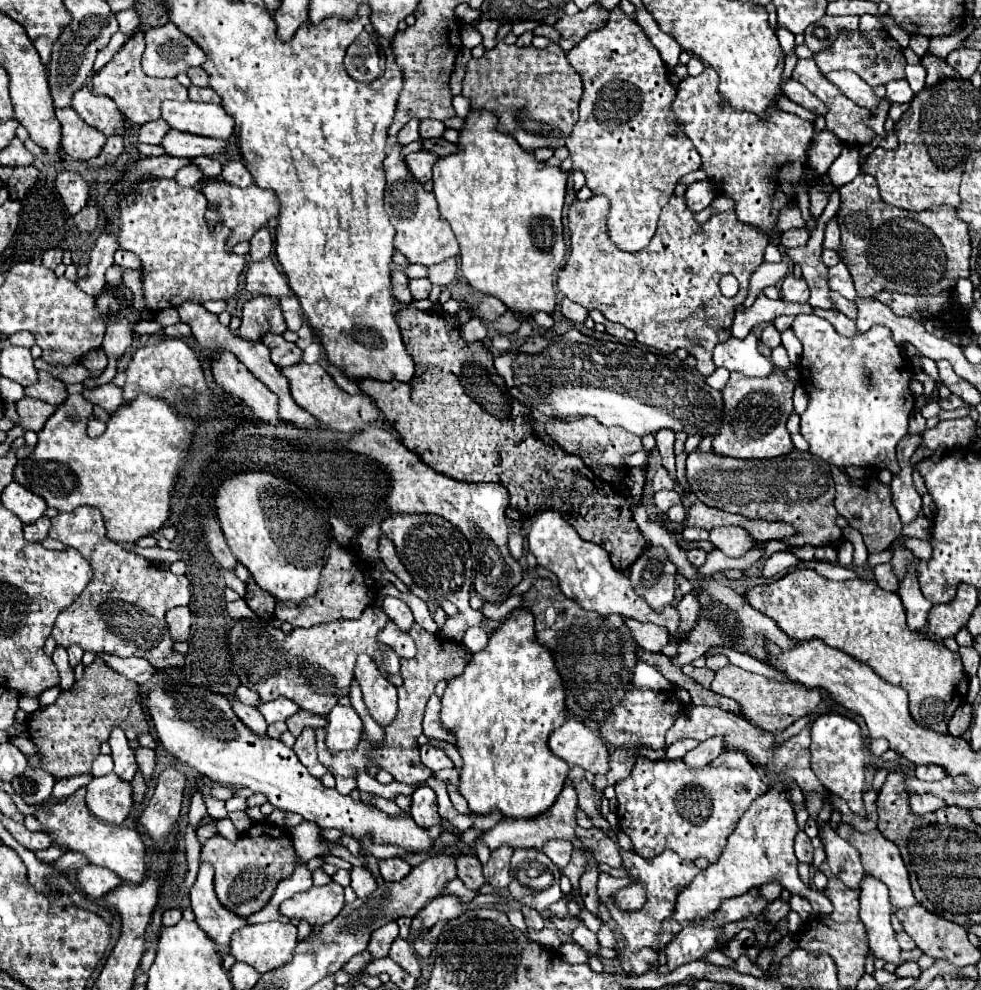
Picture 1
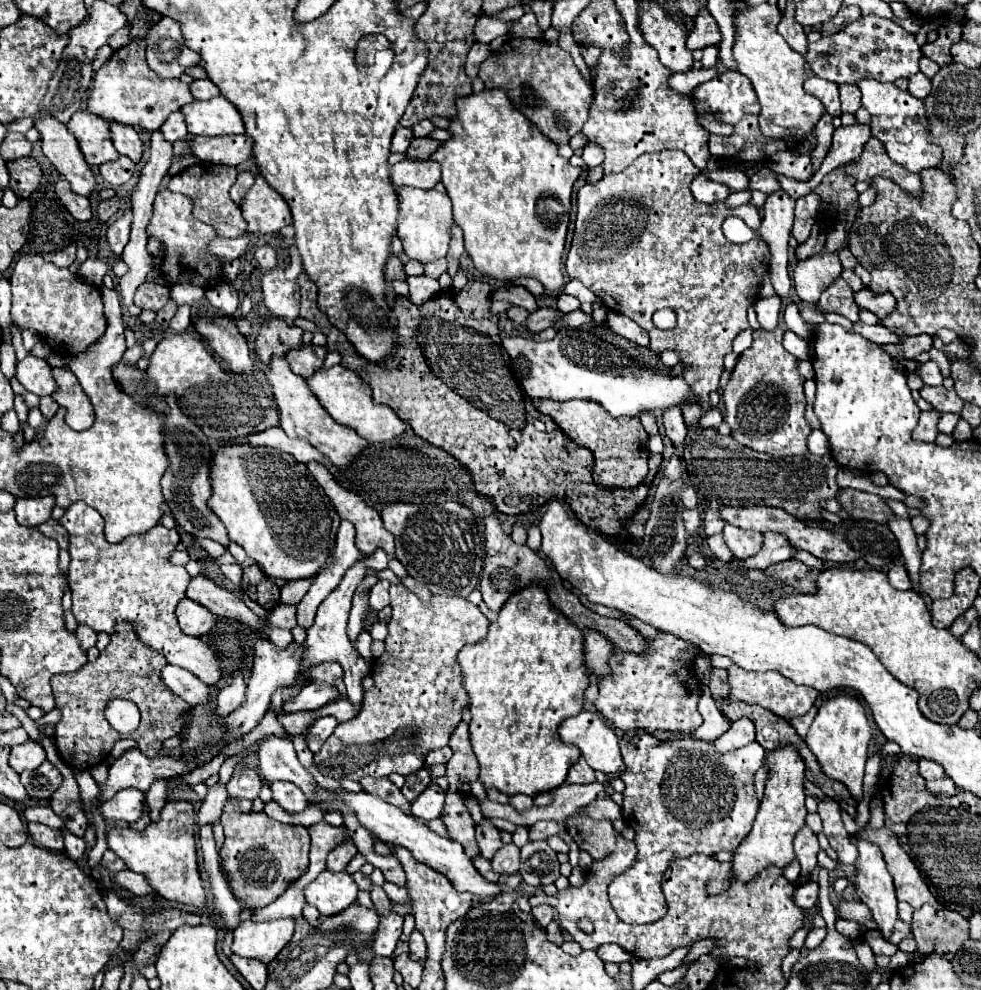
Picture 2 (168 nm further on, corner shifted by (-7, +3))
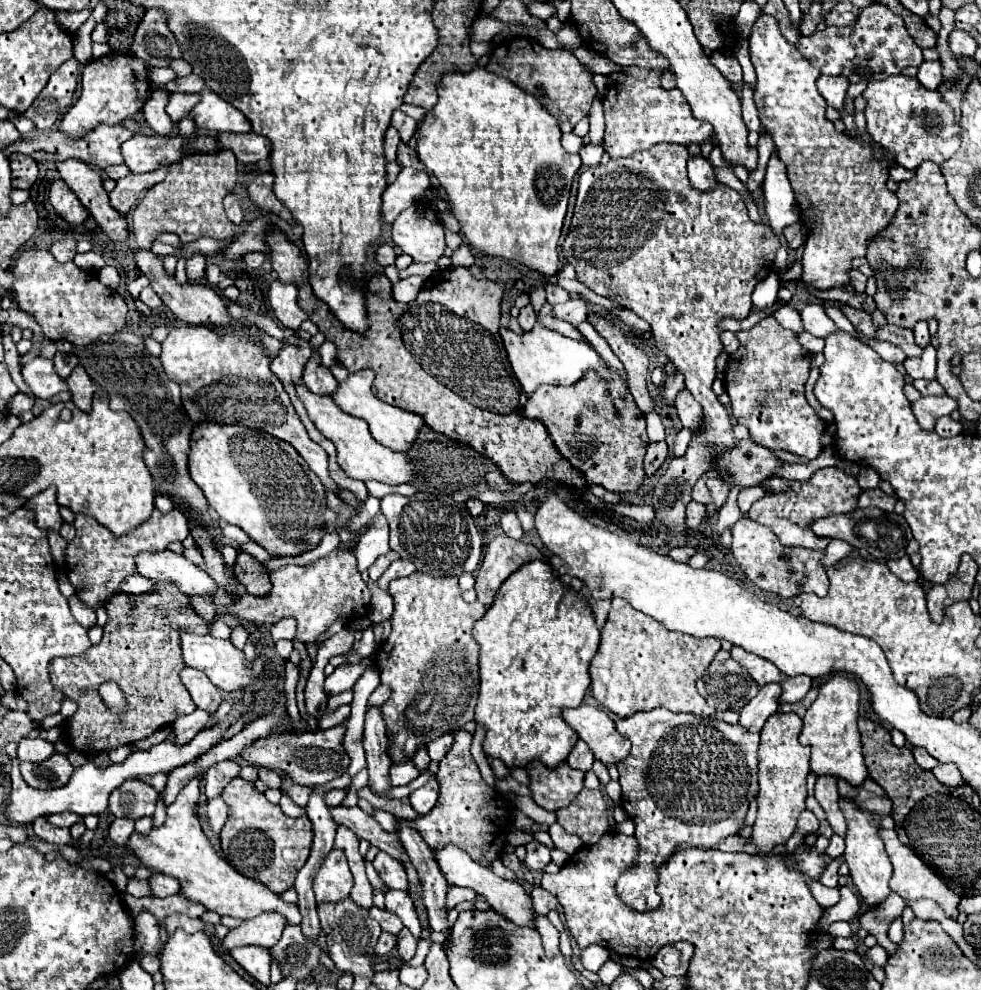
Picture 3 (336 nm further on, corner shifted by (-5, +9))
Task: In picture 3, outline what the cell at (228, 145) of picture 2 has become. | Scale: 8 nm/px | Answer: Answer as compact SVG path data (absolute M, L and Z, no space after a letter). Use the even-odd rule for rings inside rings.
M224 132L218 136L218 140L224 148L230 148L234 152L234 156L240 164L254 164L254 162L266 160L272 150L270 140L256 134L256 132L248 132L248 134Z

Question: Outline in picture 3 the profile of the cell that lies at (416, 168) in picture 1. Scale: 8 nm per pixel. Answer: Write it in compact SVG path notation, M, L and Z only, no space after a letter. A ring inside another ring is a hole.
M402 168L396 182L384 190L382 196L382 216L388 224L392 224L400 212L404 212L418 194L430 190L430 176L426 172L418 172L414 168Z

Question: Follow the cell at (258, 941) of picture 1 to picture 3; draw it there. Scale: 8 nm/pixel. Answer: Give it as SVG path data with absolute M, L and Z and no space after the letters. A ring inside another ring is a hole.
M262 912L252 920L246 920L240 926L232 928L222 940L222 946L224 950L232 950L236 946L250 946L250 944L272 948L278 942L278 936L282 936L284 928L286 928L286 918L282 914Z

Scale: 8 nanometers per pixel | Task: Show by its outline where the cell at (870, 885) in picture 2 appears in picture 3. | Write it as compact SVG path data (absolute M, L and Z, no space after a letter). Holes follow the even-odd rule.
M842 798L840 800L840 808L846 816L846 824L848 824L848 830L846 830L846 852L844 852L844 860L846 864L850 866L850 878L852 882L856 884L858 892L862 894L862 898L866 900L866 904L870 906L878 906L882 904L888 894L890 894L890 886L888 886L888 880L892 876L892 864L886 856L886 850L884 850L884 842L882 838L878 836L878 830L880 830L880 816L872 814L872 812L864 812L858 808L858 804L854 800L846 800Z

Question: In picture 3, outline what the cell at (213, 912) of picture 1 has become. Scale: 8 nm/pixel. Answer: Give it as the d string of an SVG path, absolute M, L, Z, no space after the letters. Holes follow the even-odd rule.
M220 796L208 800L208 818L210 818L212 830L220 832L224 822L226 822L226 818L228 818L228 806L226 806L226 802Z

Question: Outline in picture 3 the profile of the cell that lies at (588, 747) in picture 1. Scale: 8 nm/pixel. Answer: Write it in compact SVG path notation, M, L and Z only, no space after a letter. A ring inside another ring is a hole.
M580 704L578 708L566 708L562 712L566 724L586 740L590 750L604 764L624 760L630 752L630 740L626 740L614 726L614 720L598 706Z

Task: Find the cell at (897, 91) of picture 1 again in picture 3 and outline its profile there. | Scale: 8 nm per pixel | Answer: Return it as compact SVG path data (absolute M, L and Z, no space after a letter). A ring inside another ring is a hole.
M936 60L936 62L924 62L920 66L918 80L922 82L924 88L936 90L940 86L940 82L942 82L942 62L940 60Z

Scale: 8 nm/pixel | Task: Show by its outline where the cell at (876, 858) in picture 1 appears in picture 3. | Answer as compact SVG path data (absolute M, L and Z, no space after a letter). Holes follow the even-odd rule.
M882 828L882 830L880 830L880 838L884 840L886 852L888 852L890 862L892 862L892 866L894 866L894 874L892 874L892 878L890 878L890 888L892 888L892 892L900 894L904 900L930 898L930 900L934 900L934 902L938 902L938 904L942 906L942 910L946 912L948 918L956 920L956 918L958 918L958 902L960 902L960 896L958 896L954 890L950 890L950 888L946 886L946 882L944 882L928 864L924 864L908 846L904 846L904 844L898 840L898 836L896 836L894 830Z

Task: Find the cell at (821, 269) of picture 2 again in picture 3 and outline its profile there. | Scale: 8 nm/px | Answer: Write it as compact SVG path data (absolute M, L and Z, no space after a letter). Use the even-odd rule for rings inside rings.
M762 14L752 26L750 34L750 58L758 74L758 88L754 92L754 102L760 114L760 122L772 136L776 150L780 150L780 160L788 168L788 178L800 206L800 218L808 228L808 238L802 256L802 280L812 284L816 290L830 290L834 286L850 284L848 272L852 270L852 258L864 256L868 242L890 226L894 212L898 210L898 198L886 188L888 170L886 164L874 164L870 160L870 146L852 140L848 134L836 132L834 124L826 118L826 100L816 88L816 80L822 72L808 64L808 60L792 46L778 28L772 16Z

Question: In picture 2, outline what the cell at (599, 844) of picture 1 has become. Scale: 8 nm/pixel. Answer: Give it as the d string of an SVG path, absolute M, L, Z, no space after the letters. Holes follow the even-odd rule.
M576 814L568 820L568 834L594 860L606 858L616 850L616 832L608 820L592 820L586 814Z

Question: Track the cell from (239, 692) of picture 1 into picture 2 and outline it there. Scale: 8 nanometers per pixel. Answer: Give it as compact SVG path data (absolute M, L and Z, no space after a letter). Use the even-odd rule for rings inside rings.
M240 670L234 673L234 678L230 686L222 688L218 692L218 706L216 706L216 714L218 716L228 716L230 712L234 712L240 704L244 704L246 698L246 682Z

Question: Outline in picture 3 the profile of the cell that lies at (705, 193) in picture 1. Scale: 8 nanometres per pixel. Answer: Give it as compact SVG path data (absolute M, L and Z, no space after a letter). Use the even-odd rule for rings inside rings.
M690 156L688 158L688 178L690 178L690 184L702 192L706 192L718 184L714 178L712 164L704 156Z

